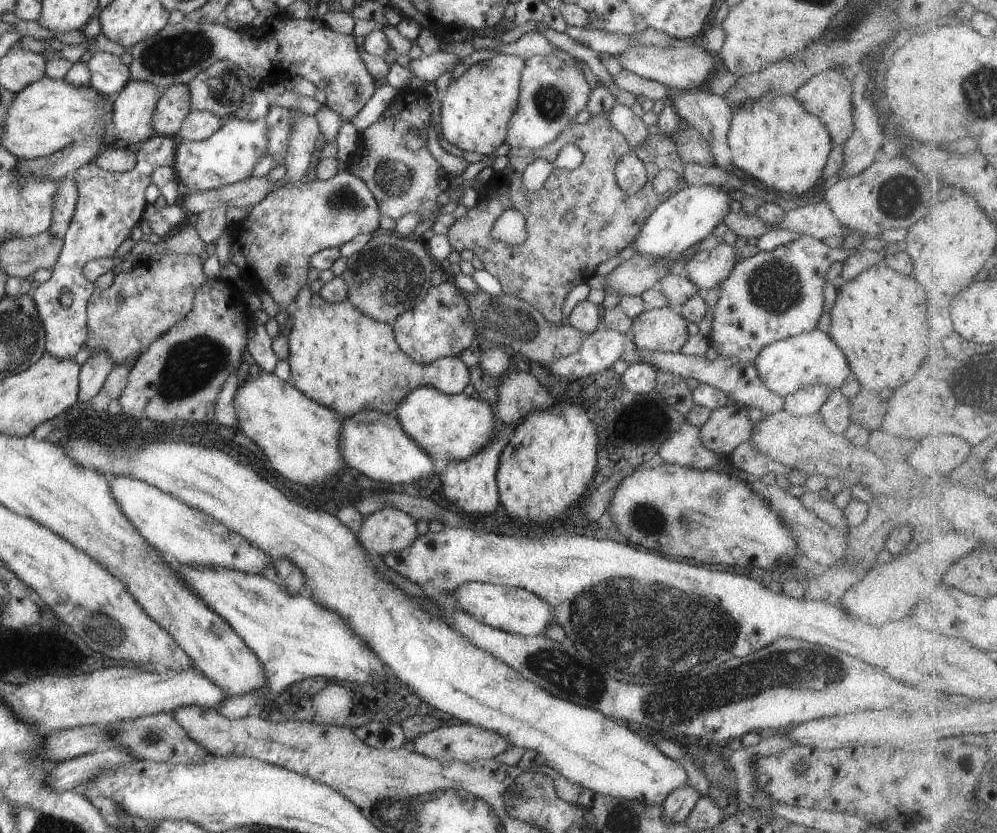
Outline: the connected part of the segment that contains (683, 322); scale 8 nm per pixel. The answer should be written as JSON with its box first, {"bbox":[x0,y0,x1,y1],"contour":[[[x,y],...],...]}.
{"bbox":[632,306,688,353],"contour":[[[672,306],[649,308],[632,323],[637,347],[656,352],[678,353],[688,340],[688,321]]]}

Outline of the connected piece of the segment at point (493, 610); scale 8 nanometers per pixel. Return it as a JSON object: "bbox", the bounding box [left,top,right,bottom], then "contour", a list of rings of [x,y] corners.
{"bbox":[453,581,557,636],"contour":[[[470,581],[457,586],[453,591],[453,597],[462,610],[493,629],[502,629],[522,636],[534,636],[542,635],[548,624],[557,624],[553,618],[553,608],[526,589]]]}

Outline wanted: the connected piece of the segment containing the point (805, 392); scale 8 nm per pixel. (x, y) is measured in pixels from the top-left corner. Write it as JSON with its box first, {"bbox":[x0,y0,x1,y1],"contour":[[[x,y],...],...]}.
{"bbox":[783,385,834,417],"contour":[[[812,385],[795,390],[784,397],[783,409],[795,417],[818,413],[832,392],[834,391],[824,385]]]}

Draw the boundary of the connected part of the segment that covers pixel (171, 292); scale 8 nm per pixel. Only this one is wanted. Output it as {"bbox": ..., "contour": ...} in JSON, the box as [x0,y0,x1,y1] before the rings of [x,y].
{"bbox":[87,255,209,364],"contour":[[[164,255],[157,261],[146,259],[132,271],[117,274],[114,282],[104,290],[94,289],[87,304],[87,345],[90,353],[106,351],[115,364],[134,363],[160,335],[168,332],[192,310],[197,290],[209,279],[202,271],[198,255]]]}

